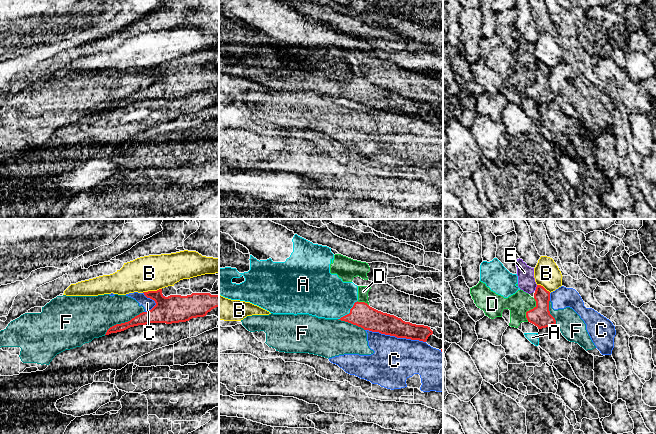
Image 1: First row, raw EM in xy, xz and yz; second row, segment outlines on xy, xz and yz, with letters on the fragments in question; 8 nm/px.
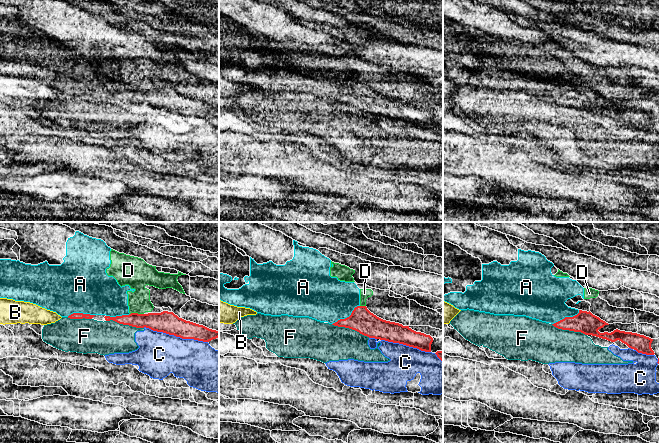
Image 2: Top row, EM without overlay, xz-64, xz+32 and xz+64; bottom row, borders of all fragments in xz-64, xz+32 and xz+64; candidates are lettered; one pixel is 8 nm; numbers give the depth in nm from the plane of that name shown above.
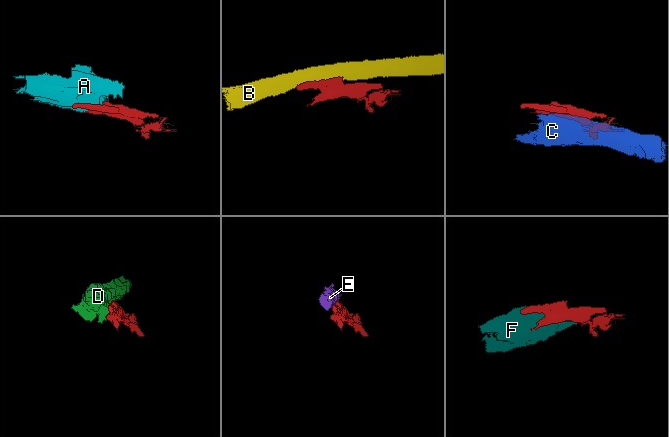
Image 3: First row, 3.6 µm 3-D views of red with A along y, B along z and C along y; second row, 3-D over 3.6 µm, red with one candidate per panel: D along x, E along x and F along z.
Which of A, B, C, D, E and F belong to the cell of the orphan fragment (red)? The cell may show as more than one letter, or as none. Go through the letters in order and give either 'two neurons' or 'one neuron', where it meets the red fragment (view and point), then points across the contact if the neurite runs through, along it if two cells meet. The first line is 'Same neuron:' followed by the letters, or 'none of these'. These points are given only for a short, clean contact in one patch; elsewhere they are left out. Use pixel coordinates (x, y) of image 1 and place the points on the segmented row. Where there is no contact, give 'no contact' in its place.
Same neuron: A
A: one neuron; meets red in xz at (350, 312)
B: two neurons; meets red in xy at (151, 291)
C: two neurons; meets red in xz at (395, 336)
D: two neurons; meets red in yz at (529, 310); border along yz (534, 298), (535, 305), (526, 312), (527, 321)
E: two neurons; meets red in yz at (536, 288)
F: two neurons; meets red in xy at (123, 323)

